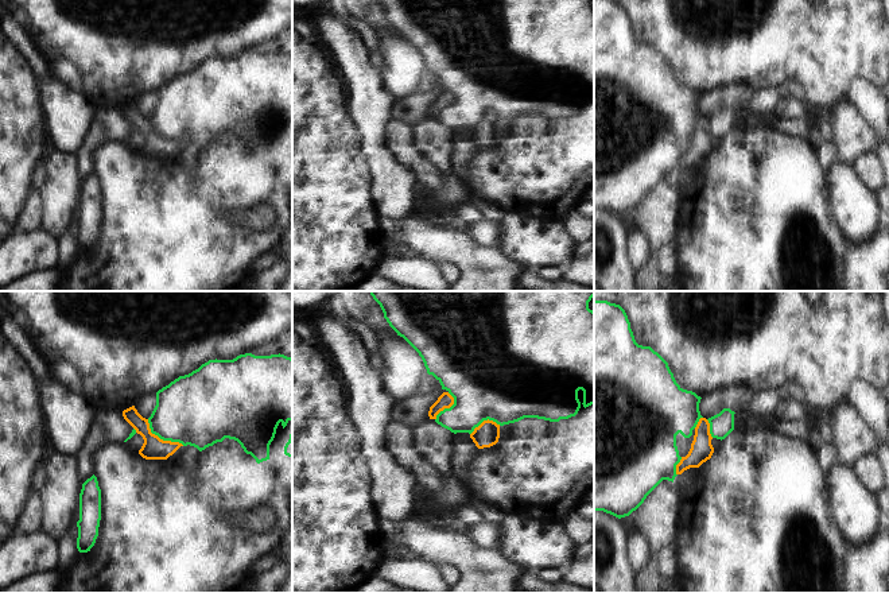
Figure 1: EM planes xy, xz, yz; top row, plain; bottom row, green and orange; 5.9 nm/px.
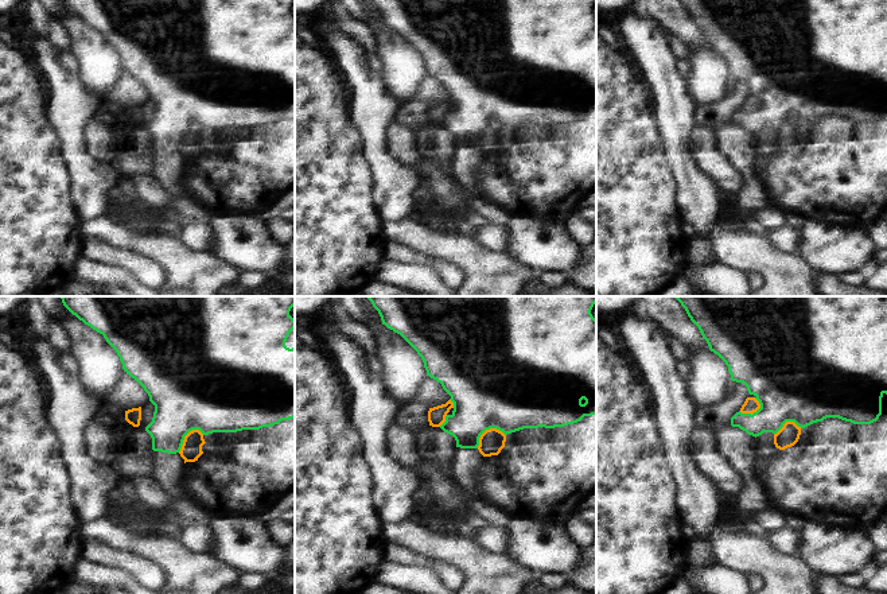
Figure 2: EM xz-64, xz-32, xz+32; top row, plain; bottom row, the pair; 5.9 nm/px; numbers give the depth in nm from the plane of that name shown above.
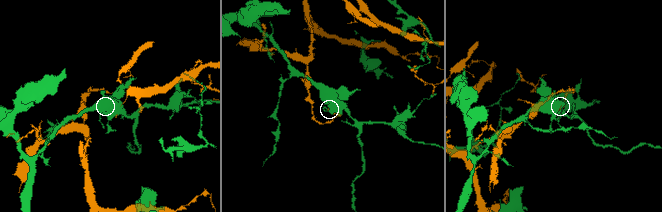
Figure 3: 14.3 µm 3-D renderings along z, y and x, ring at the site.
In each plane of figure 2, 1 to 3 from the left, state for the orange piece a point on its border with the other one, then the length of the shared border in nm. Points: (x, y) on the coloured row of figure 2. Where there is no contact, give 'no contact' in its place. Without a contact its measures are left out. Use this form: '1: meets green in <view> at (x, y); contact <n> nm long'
1: meets green in xz-64 at (186, 434); contact 190 nm long
2: meets green in xz-32 at (486, 428); contact 190 nm long
3: meets green in xz+32 at (750, 414); contact 140 nm long

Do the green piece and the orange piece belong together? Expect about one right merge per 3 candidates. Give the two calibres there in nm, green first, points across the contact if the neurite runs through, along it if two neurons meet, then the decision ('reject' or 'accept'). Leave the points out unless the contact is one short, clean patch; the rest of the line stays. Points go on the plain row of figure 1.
420 nm thick on the green side, 140 nm on the other; reject

